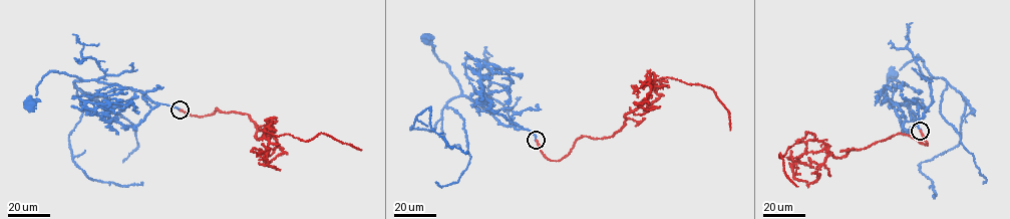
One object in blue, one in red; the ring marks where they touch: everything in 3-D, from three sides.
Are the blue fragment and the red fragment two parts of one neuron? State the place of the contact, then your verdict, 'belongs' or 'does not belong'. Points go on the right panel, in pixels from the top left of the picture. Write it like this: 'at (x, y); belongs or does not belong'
at (920, 131); does not belong

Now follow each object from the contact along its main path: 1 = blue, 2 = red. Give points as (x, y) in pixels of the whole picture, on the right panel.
1: (920, 130), (917, 121), (933, 101), (932, 76), (917, 54), (893, 74)
2: (920, 130), (927, 145), (899, 134), (837, 158), (821, 141), (794, 144), (778, 156), (786, 176), (797, 187)

